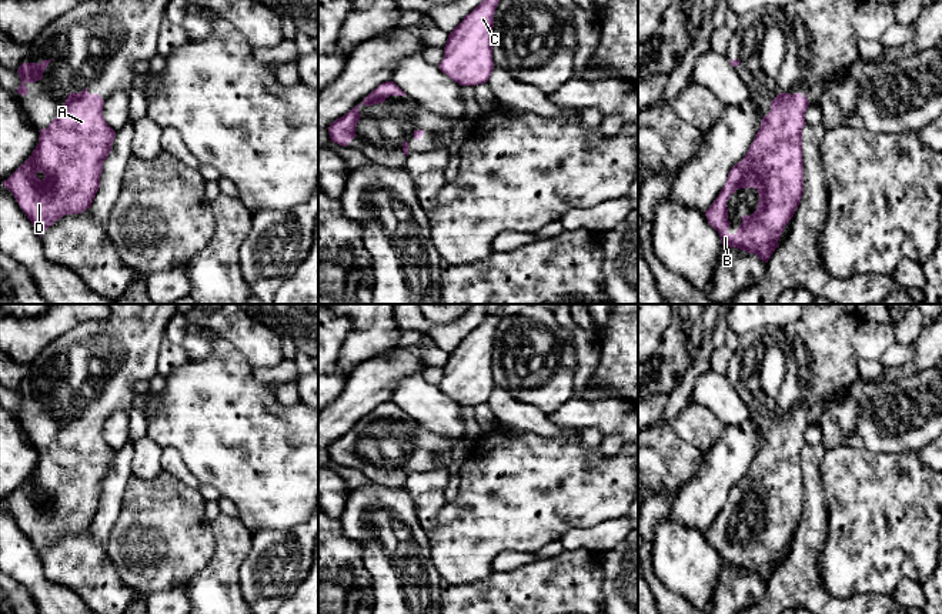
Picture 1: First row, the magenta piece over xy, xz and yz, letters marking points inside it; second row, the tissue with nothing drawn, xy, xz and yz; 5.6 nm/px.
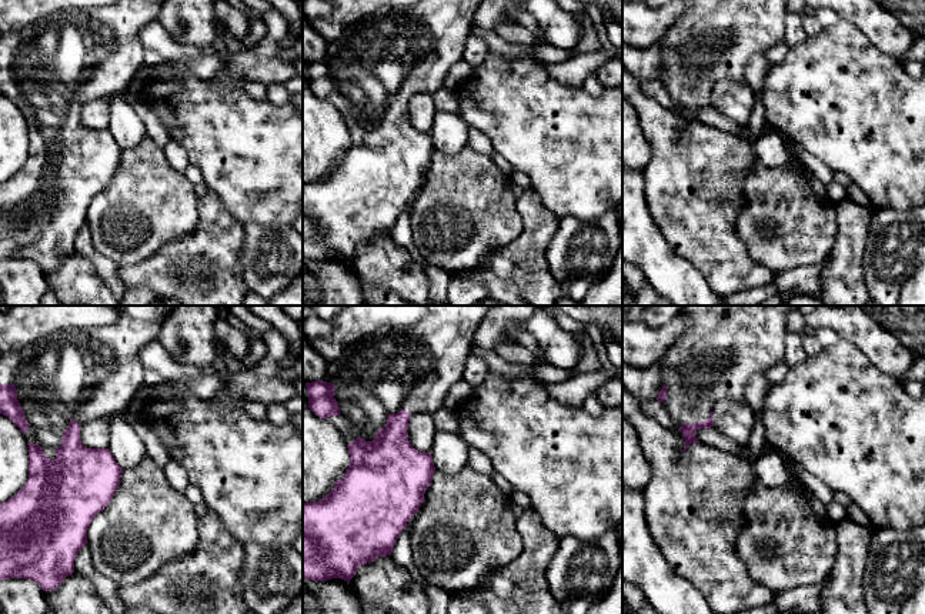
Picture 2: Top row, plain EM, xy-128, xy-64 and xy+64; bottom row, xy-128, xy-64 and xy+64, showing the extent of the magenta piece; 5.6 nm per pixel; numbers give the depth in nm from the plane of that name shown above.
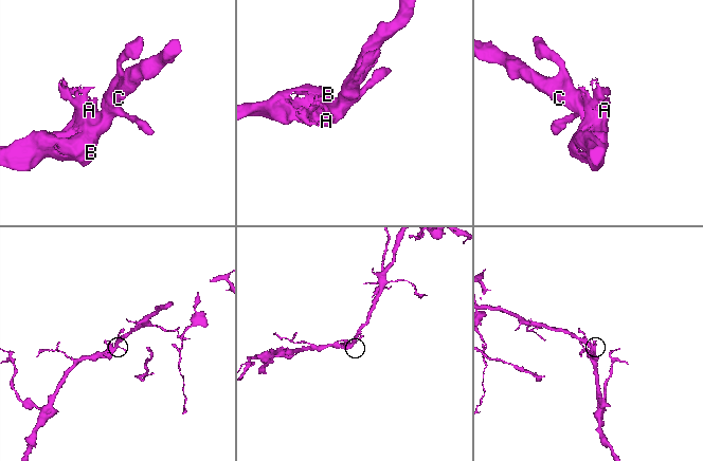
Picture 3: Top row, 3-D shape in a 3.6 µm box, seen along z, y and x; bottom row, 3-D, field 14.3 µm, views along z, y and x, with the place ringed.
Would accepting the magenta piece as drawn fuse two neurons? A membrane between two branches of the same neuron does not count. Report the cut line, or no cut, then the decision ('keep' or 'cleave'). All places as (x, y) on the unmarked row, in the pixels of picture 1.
cut none; keep

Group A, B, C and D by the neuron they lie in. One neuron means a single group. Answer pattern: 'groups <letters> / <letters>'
groups A B C D

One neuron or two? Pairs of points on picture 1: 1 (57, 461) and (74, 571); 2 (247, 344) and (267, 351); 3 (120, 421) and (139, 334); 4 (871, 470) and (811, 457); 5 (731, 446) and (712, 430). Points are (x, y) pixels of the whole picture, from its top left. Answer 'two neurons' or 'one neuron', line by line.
1: two neurons
2: one neuron
3: two neurons
4: two neurons
5: two neurons

